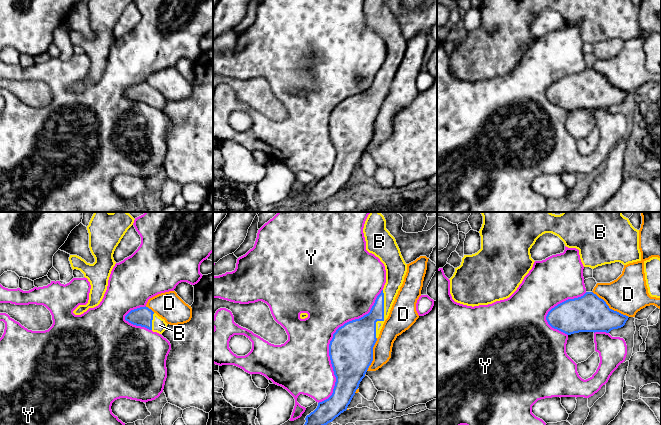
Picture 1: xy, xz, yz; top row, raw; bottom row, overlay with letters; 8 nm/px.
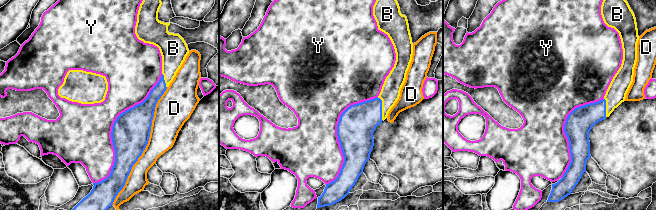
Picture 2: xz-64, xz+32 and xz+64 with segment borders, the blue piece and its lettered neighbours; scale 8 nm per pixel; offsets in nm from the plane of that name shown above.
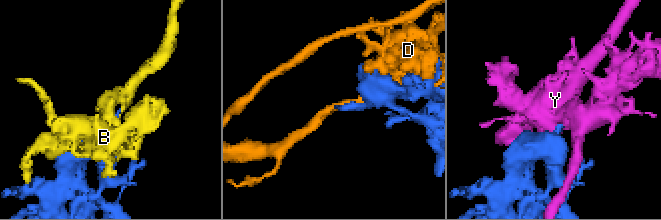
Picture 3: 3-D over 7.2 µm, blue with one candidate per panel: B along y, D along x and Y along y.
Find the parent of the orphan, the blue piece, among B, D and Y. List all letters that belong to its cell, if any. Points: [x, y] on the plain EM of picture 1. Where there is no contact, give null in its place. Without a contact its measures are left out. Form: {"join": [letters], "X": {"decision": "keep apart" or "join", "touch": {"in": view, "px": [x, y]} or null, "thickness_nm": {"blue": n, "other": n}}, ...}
{"join": ["B"], "B": {"decision": "join", "touch": {"in": "xz", "px": [383, 92]}, "thickness_nm": {"blue": 280, "other": 120}}, "D": {"decision": "keep apart", "touch": {"in": "yz", "px": [609, 84]}, "thickness_nm": {"blue": 300, "other": 320}}, "Y": {"decision": "keep apart", "touch": {"in": "xz", "px": [330, 117]}, "thickness_nm": {"blue": 360, "other": 400}}}

